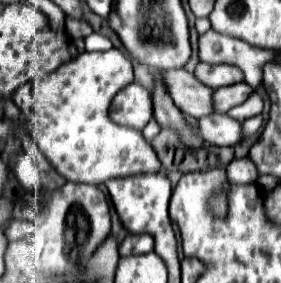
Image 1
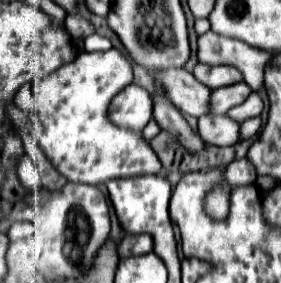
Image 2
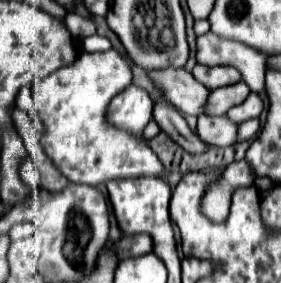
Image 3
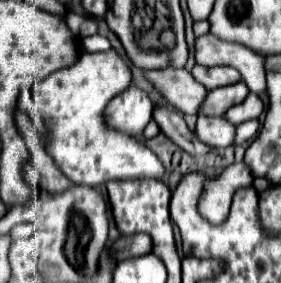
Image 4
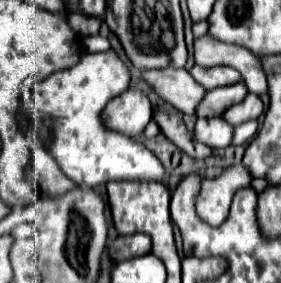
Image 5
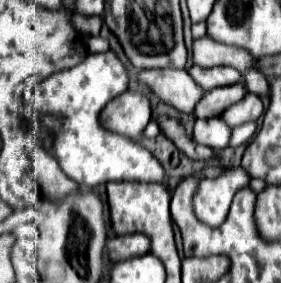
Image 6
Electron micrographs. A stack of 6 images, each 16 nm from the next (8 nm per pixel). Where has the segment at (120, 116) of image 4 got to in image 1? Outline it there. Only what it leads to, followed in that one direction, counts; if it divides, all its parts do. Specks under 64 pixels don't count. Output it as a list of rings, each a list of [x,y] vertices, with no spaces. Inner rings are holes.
[[[132,82],[122,88],[112,100],[112,120],[136,130],[142,130],[152,120],[152,98],[146,88]]]

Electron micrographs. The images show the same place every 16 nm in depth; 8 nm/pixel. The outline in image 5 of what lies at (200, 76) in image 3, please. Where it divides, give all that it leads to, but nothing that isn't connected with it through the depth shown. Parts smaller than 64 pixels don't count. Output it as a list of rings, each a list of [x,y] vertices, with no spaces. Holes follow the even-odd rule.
[[[194,66],[190,70],[190,74],[194,76],[194,80],[198,84],[202,84],[208,90],[214,90],[214,88],[220,88],[220,86],[230,86],[230,84],[236,84],[236,82],[242,80],[240,72],[232,66],[214,66],[214,68]]]

